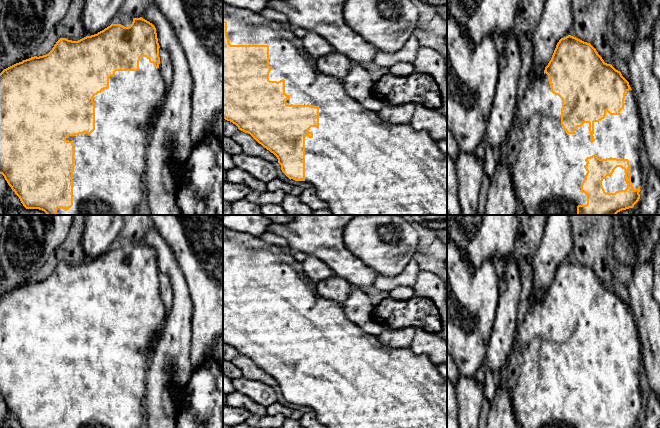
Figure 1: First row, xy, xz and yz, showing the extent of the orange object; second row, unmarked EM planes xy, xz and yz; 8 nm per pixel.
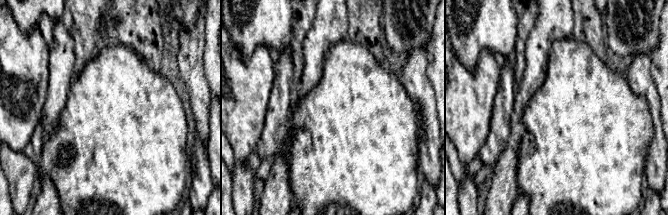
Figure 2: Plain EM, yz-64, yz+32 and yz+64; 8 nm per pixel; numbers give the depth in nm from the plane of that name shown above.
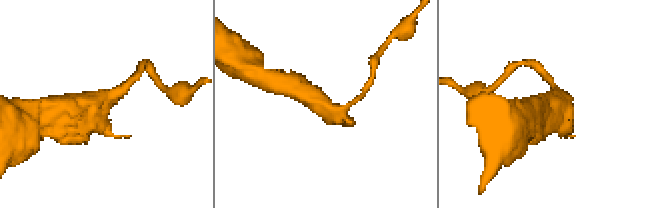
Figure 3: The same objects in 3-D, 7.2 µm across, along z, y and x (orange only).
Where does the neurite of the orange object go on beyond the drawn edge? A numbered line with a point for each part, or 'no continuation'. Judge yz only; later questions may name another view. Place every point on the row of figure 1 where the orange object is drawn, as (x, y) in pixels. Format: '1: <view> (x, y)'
1: yz (547, 165)

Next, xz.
1: xz (360, 165)

